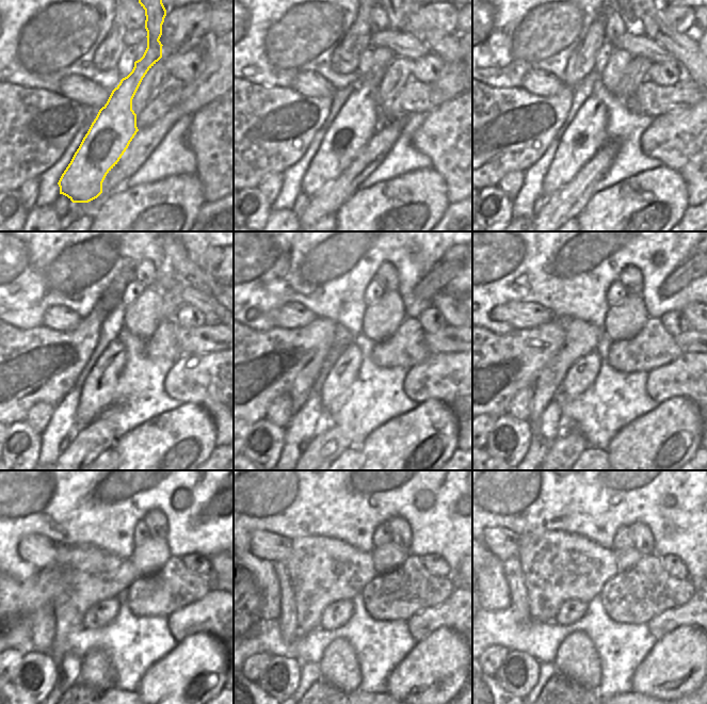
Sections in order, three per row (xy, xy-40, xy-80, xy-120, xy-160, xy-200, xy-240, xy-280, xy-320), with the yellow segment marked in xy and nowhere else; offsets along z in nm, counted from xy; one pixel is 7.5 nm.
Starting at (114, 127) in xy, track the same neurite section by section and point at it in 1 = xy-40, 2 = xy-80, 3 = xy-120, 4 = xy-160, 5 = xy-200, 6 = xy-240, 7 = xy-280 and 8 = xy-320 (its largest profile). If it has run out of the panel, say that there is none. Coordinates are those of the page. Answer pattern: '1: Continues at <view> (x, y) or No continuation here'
1: Continues at xy-40 (356, 122)
2: Continues at xy-80 (584, 137)
3: Continues at xy-120 (97, 390)
4: Continues at xy-160 (346, 369)
5: Continues at xy-200 (582, 373)
6: Continues at xy-240 (101, 613)
7: Continues at xy-280 (337, 613)
8: Continues at xy-320 (571, 611)

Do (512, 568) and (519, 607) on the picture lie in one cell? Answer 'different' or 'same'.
same

